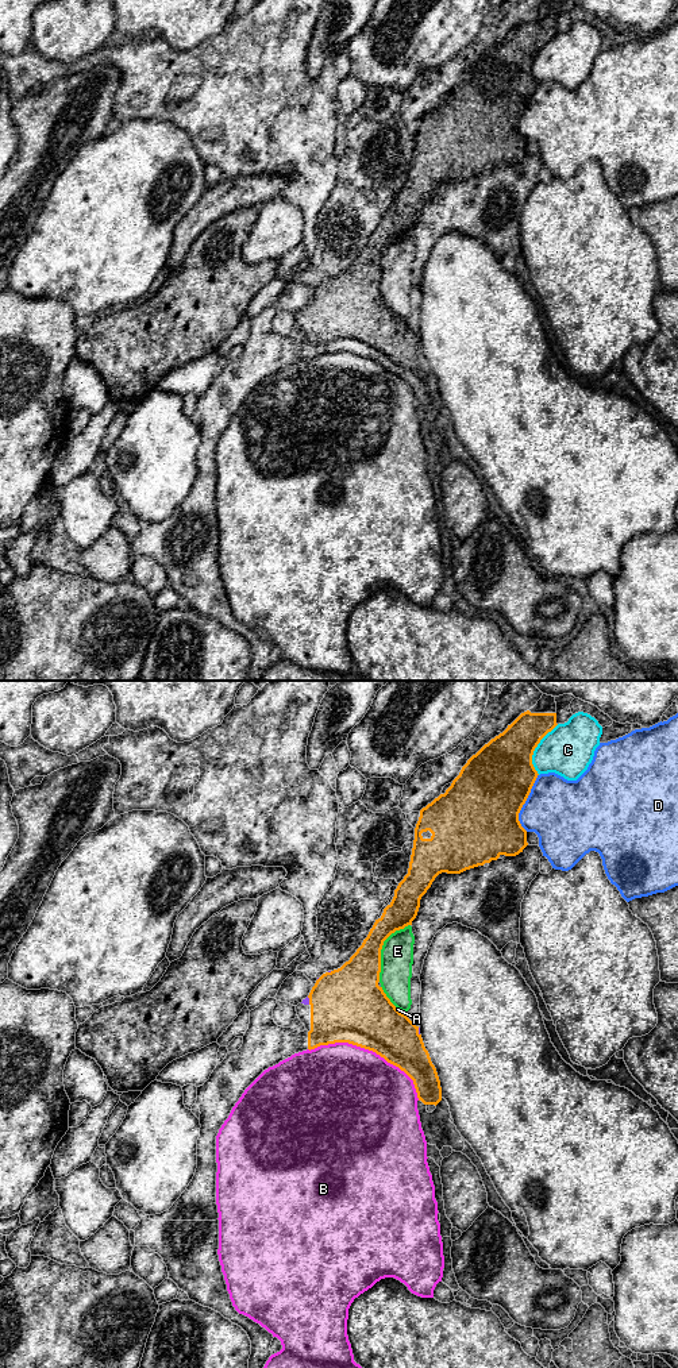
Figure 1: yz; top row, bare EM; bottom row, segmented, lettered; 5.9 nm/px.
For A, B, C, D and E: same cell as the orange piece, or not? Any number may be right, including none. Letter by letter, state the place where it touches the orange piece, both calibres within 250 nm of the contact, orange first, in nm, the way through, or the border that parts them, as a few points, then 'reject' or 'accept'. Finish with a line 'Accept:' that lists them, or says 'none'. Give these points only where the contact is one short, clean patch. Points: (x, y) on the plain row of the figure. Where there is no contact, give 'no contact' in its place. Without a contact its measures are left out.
A: yz (399, 320) | 400/20 nm | accept
B: yz (370, 358) | 400/480 nm | reject
C: yz (535, 56) | 380/300 nm | reject
D: yz (524, 111) | 440/400 nm | reject
E: yz (381, 257) | 260/190 nm | reject
Accept: A

